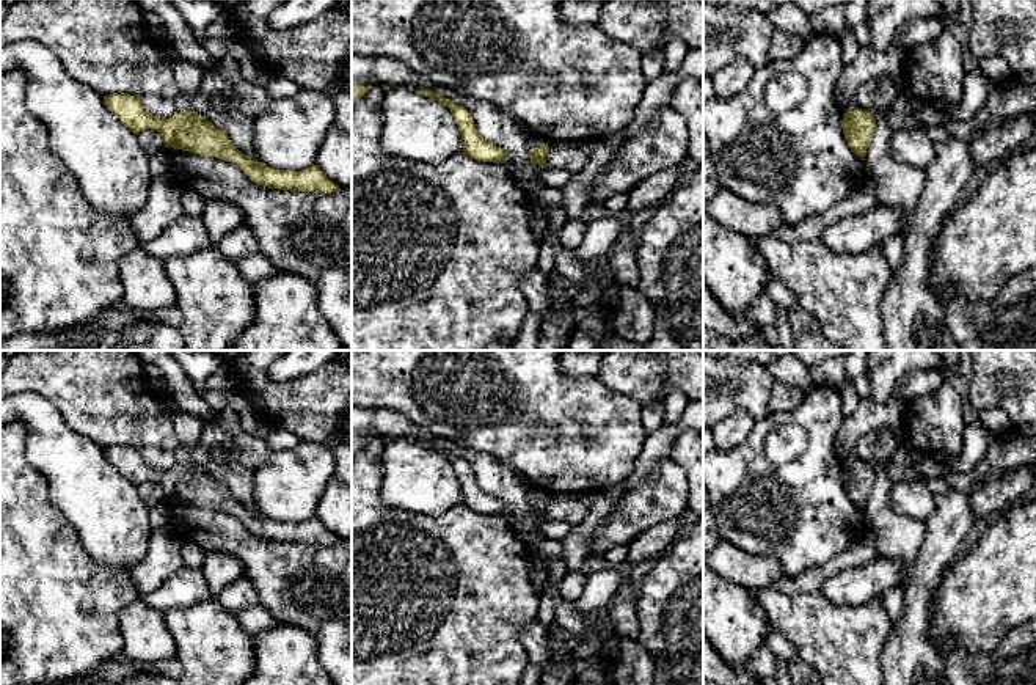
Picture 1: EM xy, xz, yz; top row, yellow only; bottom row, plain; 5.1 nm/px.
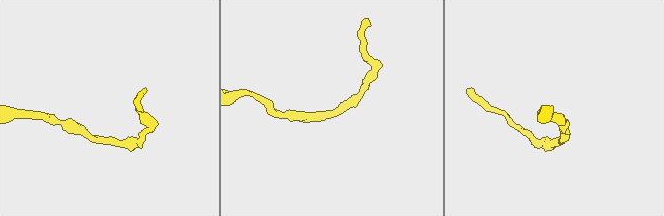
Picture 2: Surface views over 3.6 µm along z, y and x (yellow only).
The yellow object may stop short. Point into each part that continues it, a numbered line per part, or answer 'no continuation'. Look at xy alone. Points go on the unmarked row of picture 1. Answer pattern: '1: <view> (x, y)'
1: xy (189, 426)

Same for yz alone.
1: yz (870, 415)

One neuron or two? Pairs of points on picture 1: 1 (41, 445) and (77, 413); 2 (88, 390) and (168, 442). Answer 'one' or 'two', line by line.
1: two
2: one

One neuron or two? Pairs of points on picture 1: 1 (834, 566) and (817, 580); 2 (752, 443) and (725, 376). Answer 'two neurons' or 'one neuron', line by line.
1: one neuron
2: two neurons

